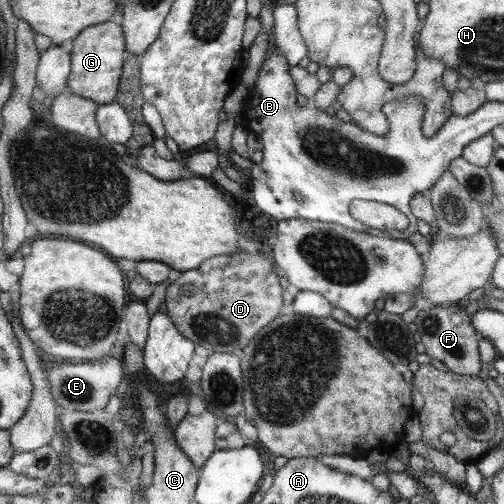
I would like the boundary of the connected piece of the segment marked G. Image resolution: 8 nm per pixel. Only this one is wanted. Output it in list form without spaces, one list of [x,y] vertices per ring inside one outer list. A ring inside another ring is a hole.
[[[105,22],[84,29],[73,40],[70,53],[71,72],[67,76],[66,90],[98,105],[111,103],[117,96],[118,85],[122,78],[121,62],[125,50],[126,42],[123,42],[123,32],[117,23]]]

